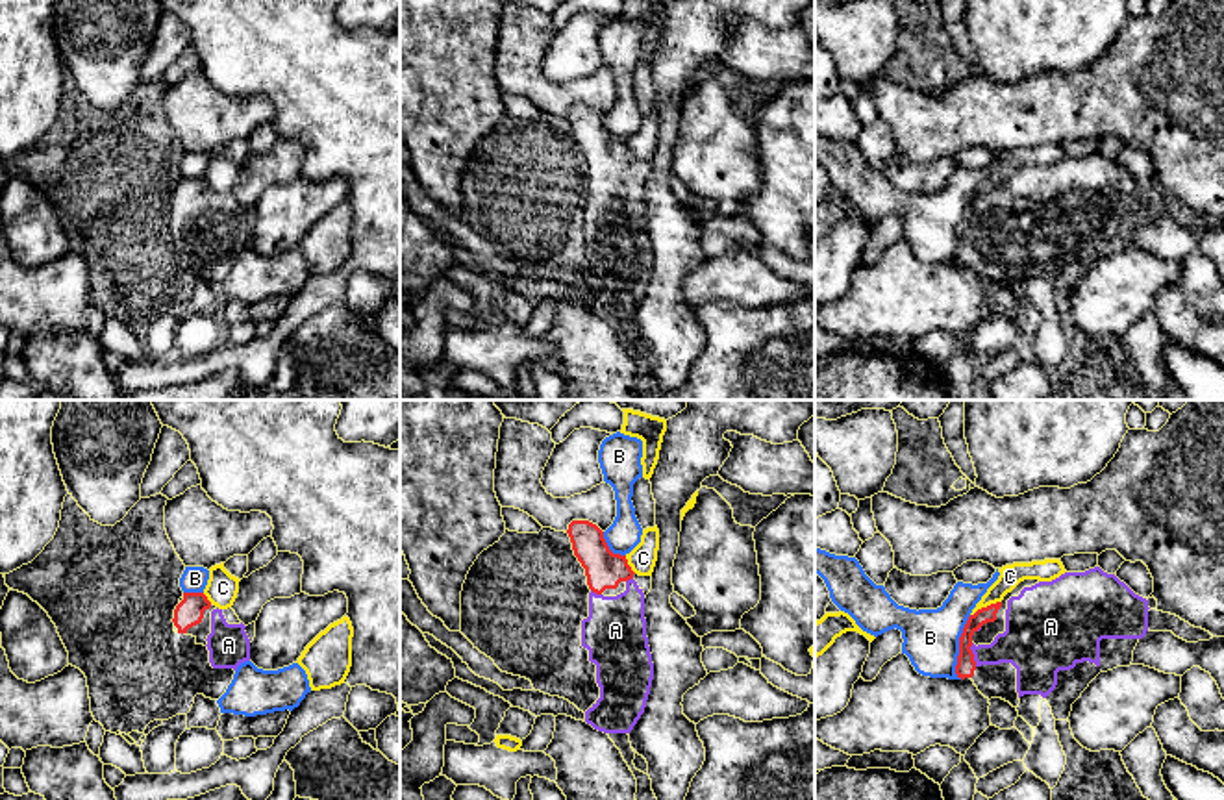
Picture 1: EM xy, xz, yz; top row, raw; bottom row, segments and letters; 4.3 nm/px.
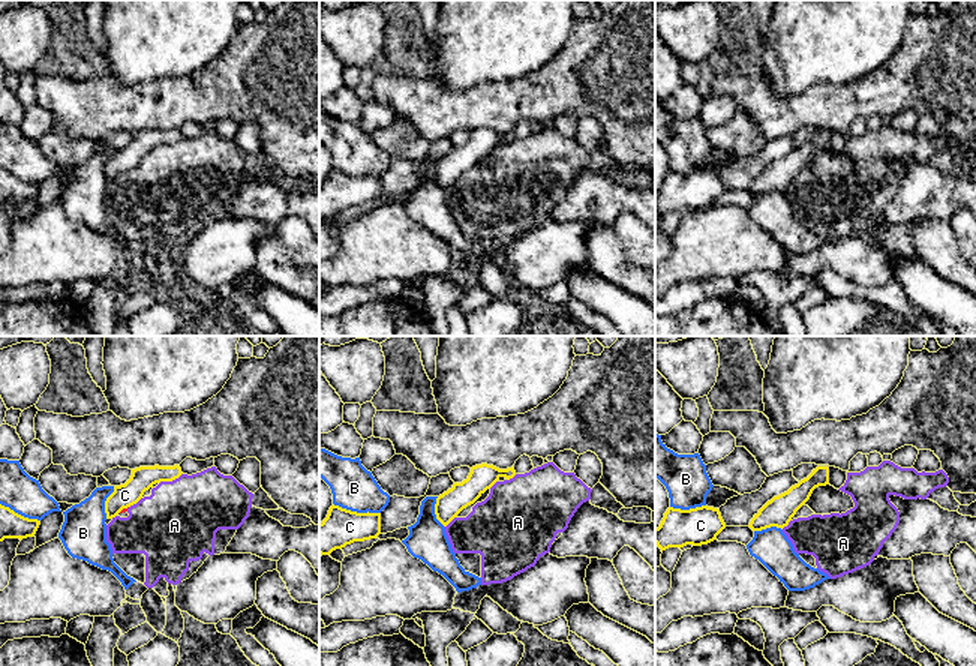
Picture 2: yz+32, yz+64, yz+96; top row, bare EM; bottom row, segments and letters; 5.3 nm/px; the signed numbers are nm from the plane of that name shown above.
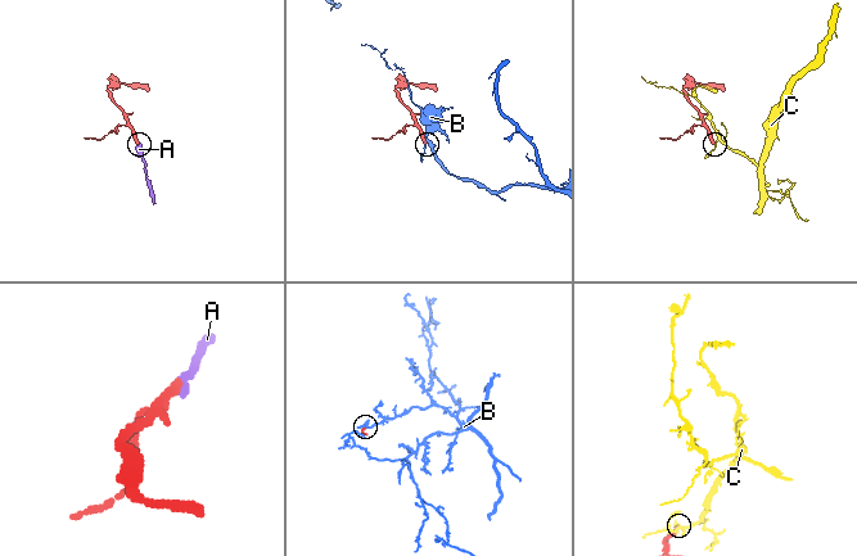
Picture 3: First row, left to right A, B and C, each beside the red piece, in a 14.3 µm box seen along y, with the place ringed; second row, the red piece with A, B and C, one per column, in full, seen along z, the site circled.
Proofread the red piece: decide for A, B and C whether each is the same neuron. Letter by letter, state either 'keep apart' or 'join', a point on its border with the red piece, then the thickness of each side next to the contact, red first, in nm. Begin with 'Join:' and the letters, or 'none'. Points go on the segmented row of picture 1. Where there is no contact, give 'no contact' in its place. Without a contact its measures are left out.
Join: A
A: join; meets red in yz at (973, 654); 90 nm thick on the red side, 240 nm on the other
B: keep apart; meets red in yz at (960, 647); 90 nm thick on the red side, 240 nm on the other
C: keep apart; meets red in yz at (987, 606); 70 nm thick on the red side, 100 nm on the other

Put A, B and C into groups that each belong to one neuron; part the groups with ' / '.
A / B / C

